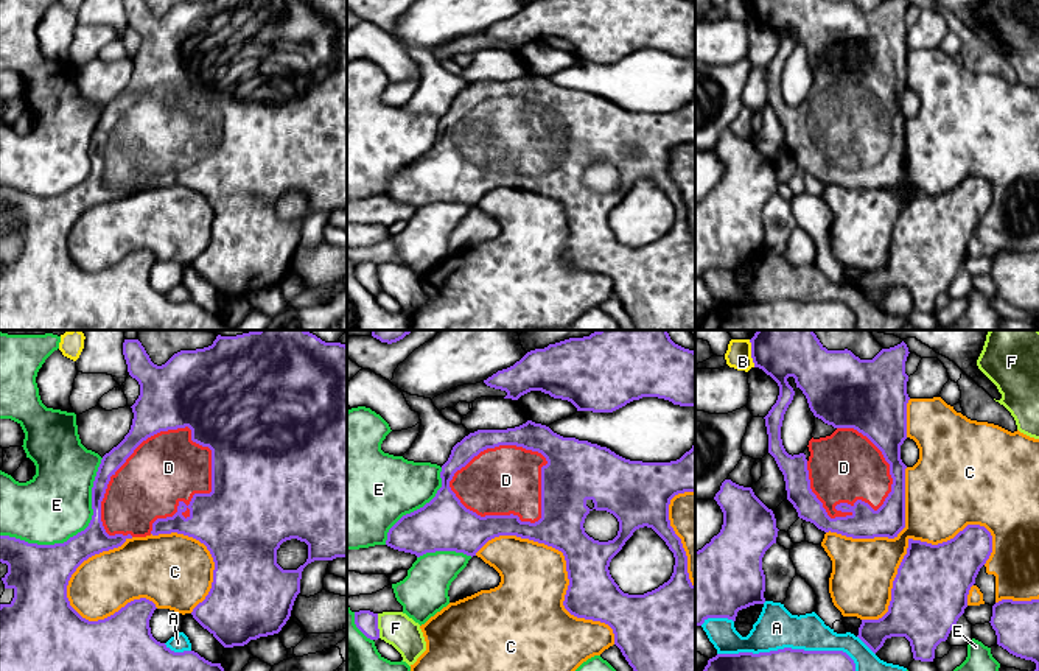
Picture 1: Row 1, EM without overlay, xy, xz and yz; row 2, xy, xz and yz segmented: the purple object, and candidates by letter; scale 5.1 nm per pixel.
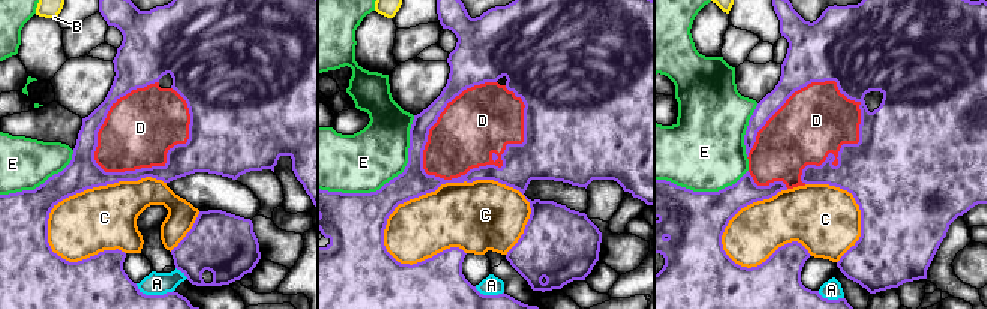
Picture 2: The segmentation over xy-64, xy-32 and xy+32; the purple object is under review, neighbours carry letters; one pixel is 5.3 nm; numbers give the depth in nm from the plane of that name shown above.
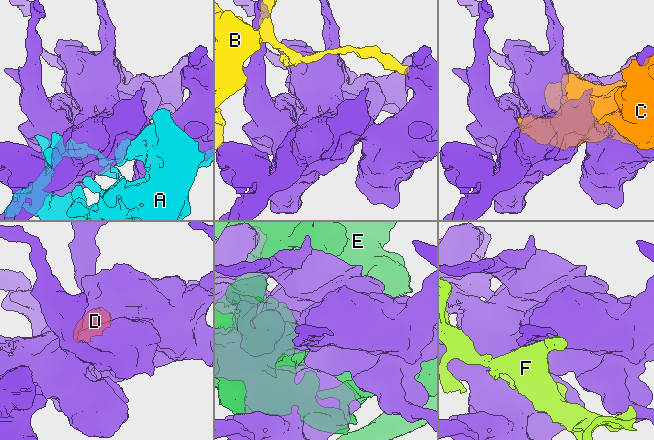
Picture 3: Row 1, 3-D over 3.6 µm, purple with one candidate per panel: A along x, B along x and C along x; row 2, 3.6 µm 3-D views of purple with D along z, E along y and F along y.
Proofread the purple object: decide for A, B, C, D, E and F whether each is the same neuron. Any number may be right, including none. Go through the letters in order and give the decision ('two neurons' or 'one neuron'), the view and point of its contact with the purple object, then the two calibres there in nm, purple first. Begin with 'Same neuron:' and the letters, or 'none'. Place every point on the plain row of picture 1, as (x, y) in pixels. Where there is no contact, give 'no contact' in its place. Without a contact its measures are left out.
Same neuron: D
A: two neurons | yz (794, 301) | 300/220 nm
B: two neurons | yz (752, 8) | 160/110 nm
C: two neurons | yz (909, 198) | 380/340 nm
D: one neuron | xy (136, 98) | 260/360 nm
E: two neurons | xy (78, 184) | 260/360 nm
F: two neurons | xz (377, 277) | 110/180 nm

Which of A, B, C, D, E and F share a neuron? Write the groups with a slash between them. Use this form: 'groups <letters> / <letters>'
groups A / B / C / D / E / F

